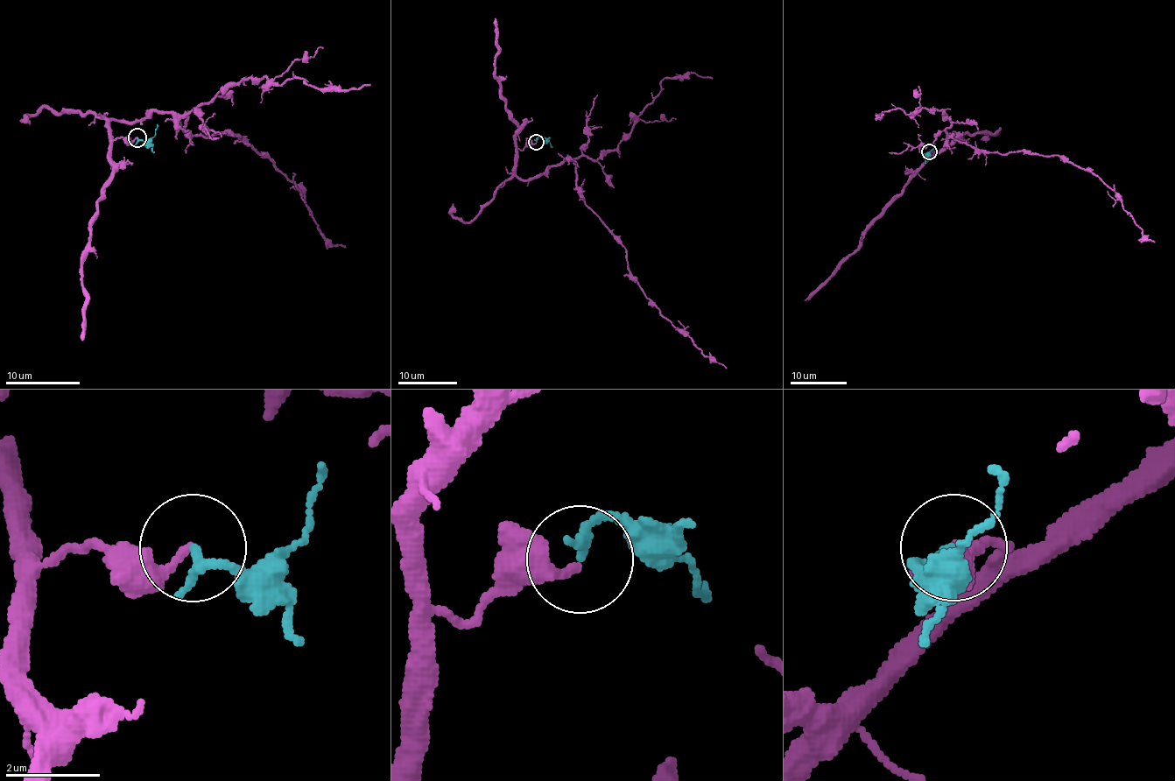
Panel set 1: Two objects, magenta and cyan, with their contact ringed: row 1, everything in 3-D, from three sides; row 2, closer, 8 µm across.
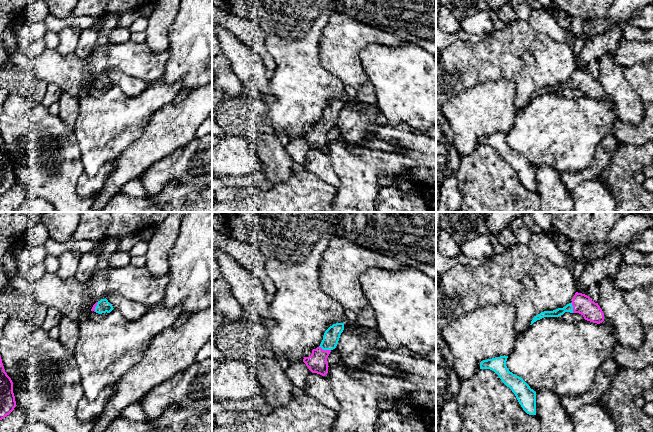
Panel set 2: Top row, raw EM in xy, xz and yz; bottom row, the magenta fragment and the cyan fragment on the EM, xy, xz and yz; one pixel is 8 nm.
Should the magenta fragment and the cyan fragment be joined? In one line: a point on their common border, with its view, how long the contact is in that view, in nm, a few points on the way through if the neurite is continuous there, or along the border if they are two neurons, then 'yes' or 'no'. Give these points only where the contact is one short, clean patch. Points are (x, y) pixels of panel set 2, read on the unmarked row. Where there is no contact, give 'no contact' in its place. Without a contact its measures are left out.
contact xz (325, 126); length 100 nm; way xz (317, 139), (318, 133), (325, 126), (331, 112); yes

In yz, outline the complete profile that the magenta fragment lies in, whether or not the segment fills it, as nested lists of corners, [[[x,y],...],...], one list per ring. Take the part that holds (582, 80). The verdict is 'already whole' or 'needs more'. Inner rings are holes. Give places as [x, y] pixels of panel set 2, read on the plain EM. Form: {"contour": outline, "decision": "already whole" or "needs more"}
{"contour": [[[576,68],[571,79],[567,80],[563,84],[541,88],[540,90],[534,92],[530,101],[544,93],[559,93],[565,88],[579,89],[585,96],[597,100],[604,97],[604,89],[598,79],[592,77],[589,72]]], "decision": "needs more"}

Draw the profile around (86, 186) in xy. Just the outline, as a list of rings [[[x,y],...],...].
[[[109,162],[103,165],[93,177],[89,177],[85,173],[82,173],[76,186],[77,196],[79,198],[88,198],[99,192],[103,188],[108,177],[112,174],[113,169],[114,163]]]

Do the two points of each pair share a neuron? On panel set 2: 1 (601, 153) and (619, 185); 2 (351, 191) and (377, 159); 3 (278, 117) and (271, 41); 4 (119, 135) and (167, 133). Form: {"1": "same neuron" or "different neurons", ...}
{"1": "different neurons", "2": "same neuron", "3": "same neuron", "4": "different neurons"}

